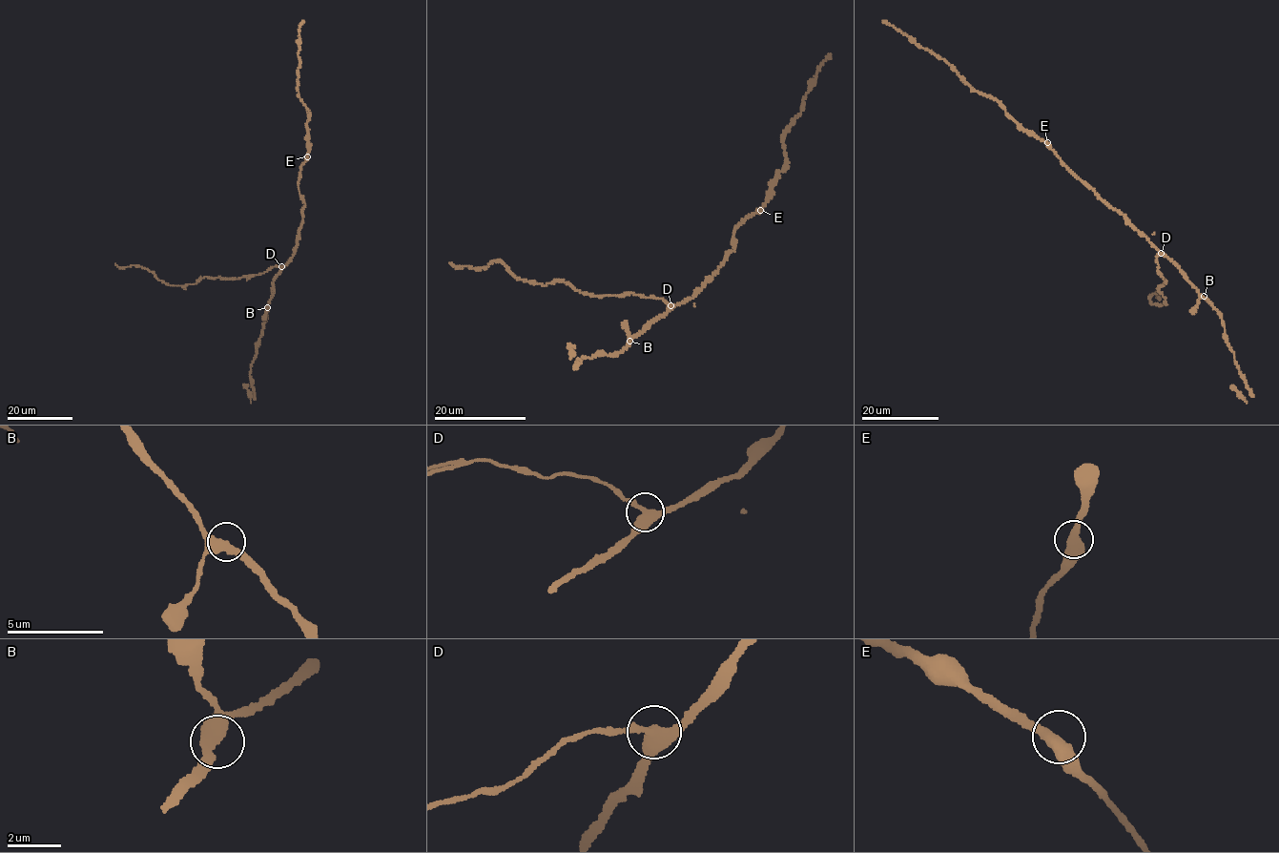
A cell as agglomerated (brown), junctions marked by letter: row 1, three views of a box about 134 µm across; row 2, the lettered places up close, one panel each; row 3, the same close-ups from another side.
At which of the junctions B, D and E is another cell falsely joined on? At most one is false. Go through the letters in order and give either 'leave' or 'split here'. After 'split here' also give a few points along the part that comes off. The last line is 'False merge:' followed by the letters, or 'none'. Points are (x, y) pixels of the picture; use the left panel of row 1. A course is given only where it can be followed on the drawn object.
B: leave
D: split here | (281, 266), (255, 275), (203, 278), (195, 283), (175, 286), (140, 266), (119, 267), (115, 263)
E: leave
False merge: D

